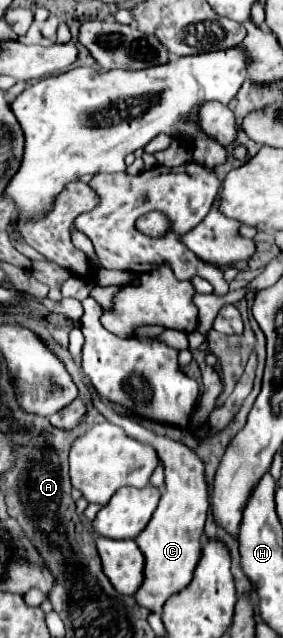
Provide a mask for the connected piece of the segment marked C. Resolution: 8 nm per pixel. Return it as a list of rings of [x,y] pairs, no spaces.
[[[95,398],[95,407],[109,422],[123,428],[127,435],[145,444],[151,444],[165,466],[165,492],[159,500],[159,506],[151,522],[135,538],[141,552],[145,554],[145,582],[137,590],[135,598],[149,612],[161,612],[165,600],[193,580],[193,570],[201,558],[203,528],[205,528],[207,510],[209,510],[209,488],[205,482],[205,464],[183,442],[171,440],[167,436],[157,436],[151,432],[149,426],[153,426],[152,423],[118,413],[101,398]]]

